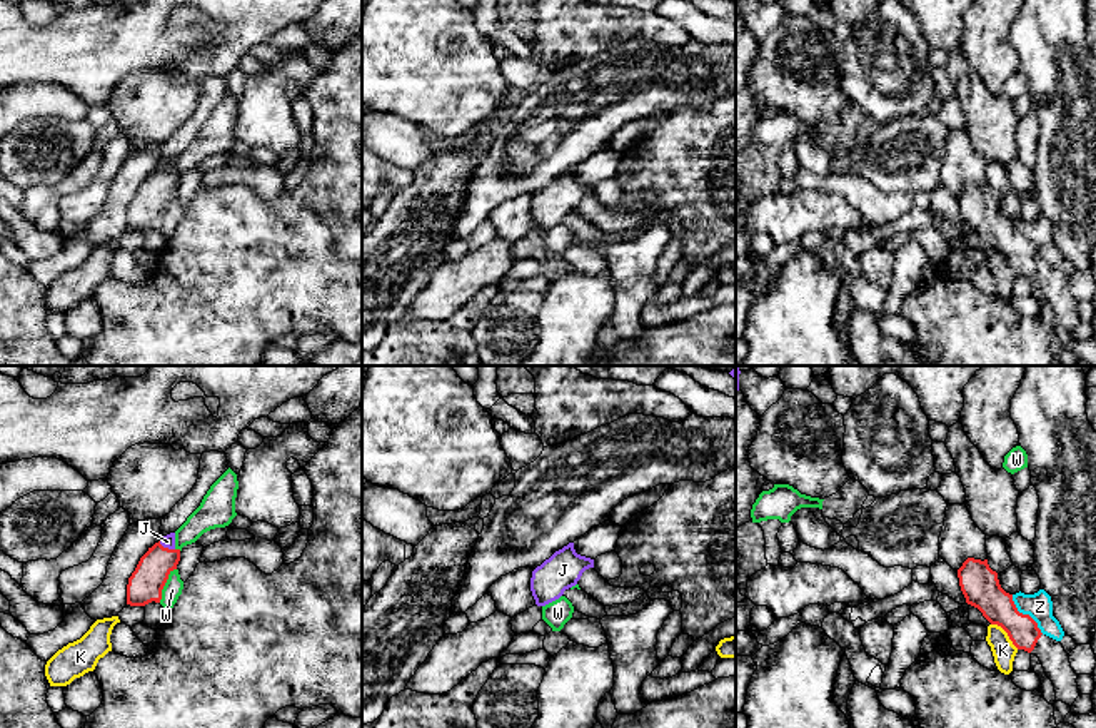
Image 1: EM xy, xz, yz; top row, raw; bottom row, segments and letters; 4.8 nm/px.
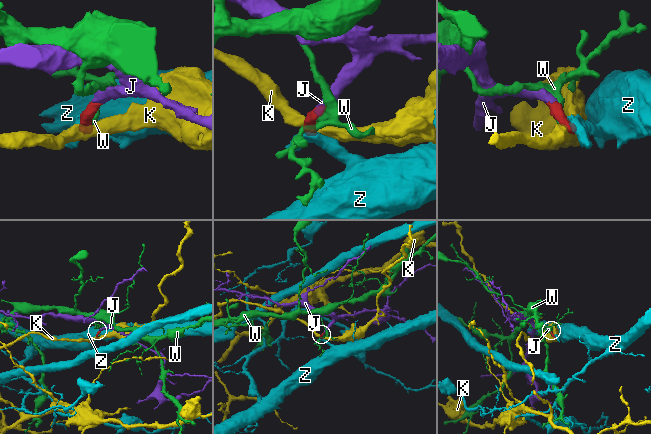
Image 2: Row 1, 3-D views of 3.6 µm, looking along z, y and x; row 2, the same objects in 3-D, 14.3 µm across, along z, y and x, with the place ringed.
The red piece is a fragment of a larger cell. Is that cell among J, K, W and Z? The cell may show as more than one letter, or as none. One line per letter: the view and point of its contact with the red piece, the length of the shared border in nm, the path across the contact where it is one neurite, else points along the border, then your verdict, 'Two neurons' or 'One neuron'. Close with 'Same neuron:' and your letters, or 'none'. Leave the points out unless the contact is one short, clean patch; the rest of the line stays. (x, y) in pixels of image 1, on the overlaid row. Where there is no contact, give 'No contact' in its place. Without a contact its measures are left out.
J: Touches red at xy (167, 548). Shared border 90 nm. Path across: xy (145, 585), (167, 548), (167, 541). One neuron
K: Touches red at yz (1006, 631). Shared border 180 nm. Boundary: yz (991, 623), (996, 623), (1018, 648). Two neurons
W: Touches red at xy (164, 585). Shared border 190 nm. Boundary: xy (175, 568), (169, 575), (159, 601). Two neurons
Z: Touches red at yz (1025, 615). Shared border 240 nm. Boundary: yz (1011, 595), (1016, 608), (1026, 613), (1043, 633). Two neurons
Same neuron: J

